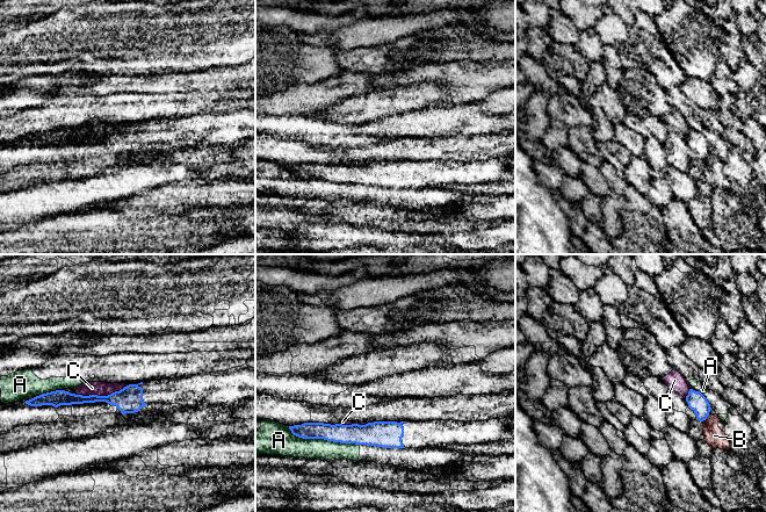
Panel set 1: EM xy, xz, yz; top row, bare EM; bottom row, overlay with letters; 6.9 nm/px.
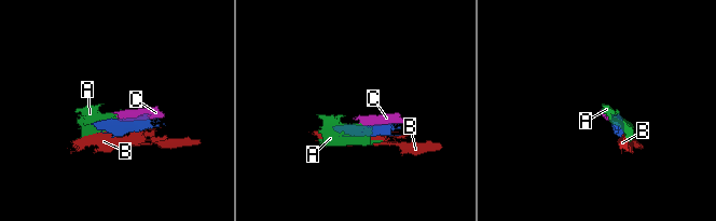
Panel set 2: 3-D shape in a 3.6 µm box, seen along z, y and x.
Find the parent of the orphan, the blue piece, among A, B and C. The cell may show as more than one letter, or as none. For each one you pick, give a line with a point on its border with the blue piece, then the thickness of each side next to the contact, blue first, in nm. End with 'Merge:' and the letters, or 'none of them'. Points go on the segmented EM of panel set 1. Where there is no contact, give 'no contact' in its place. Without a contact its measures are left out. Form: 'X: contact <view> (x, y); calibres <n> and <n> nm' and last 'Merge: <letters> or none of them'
Merge: none of them

